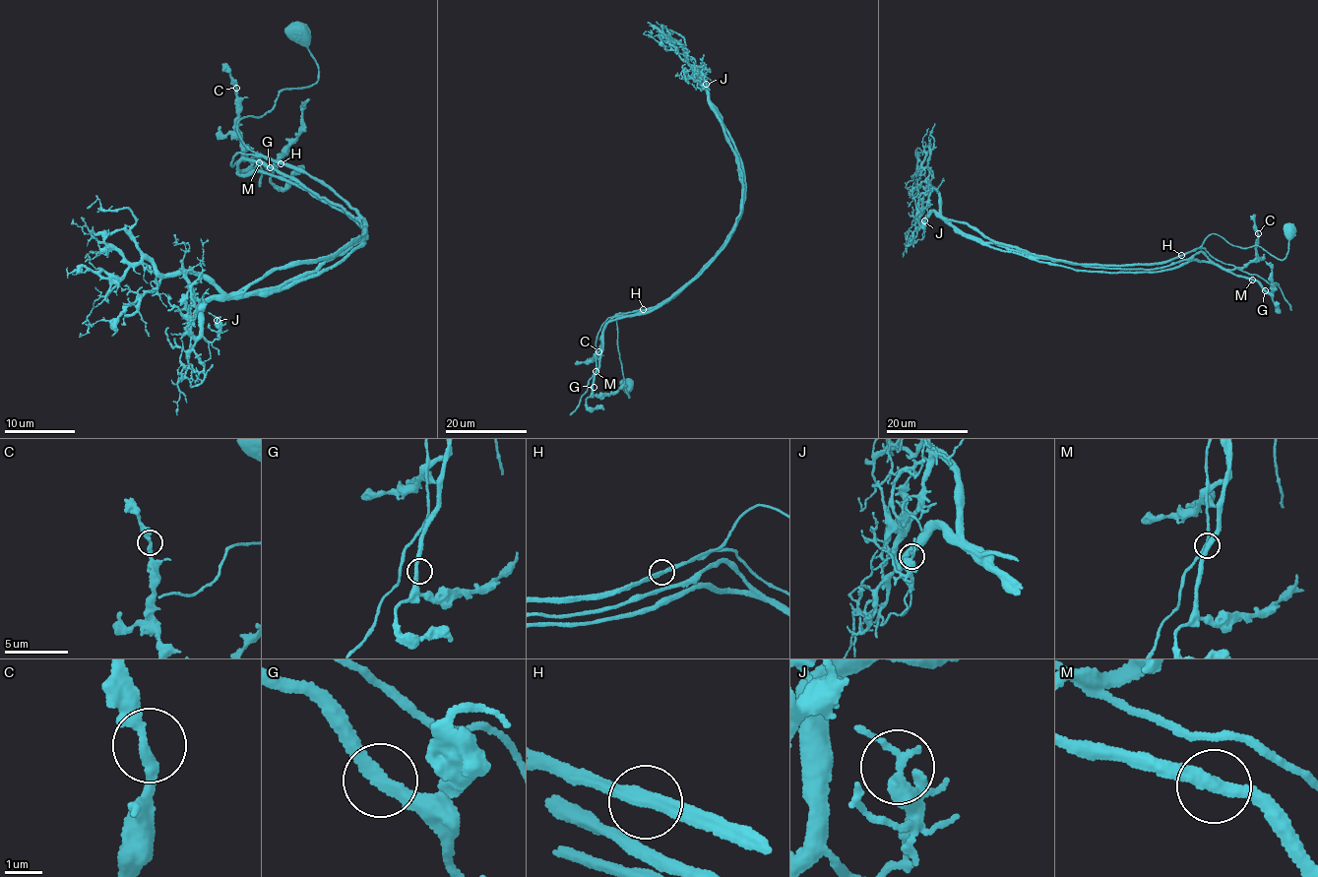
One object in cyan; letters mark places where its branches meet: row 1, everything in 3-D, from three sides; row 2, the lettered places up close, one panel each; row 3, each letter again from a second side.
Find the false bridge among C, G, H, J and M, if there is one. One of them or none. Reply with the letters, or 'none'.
H

